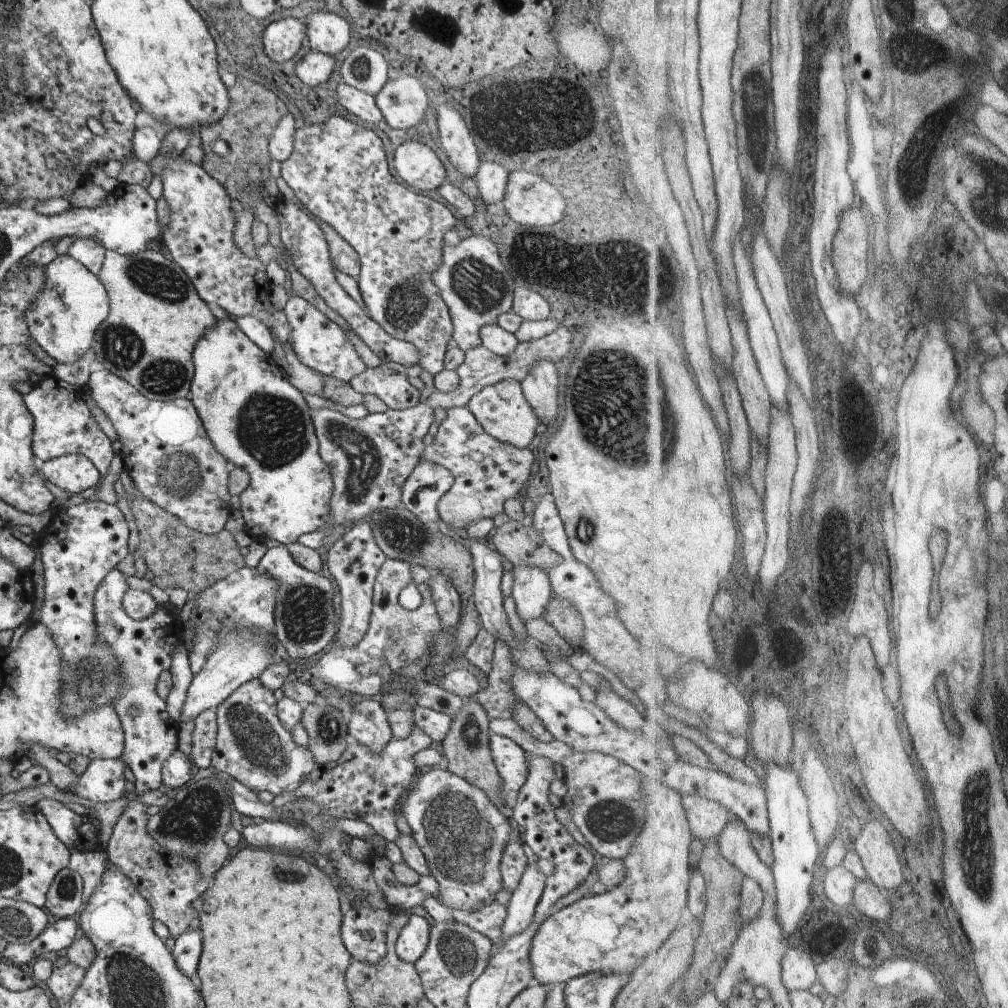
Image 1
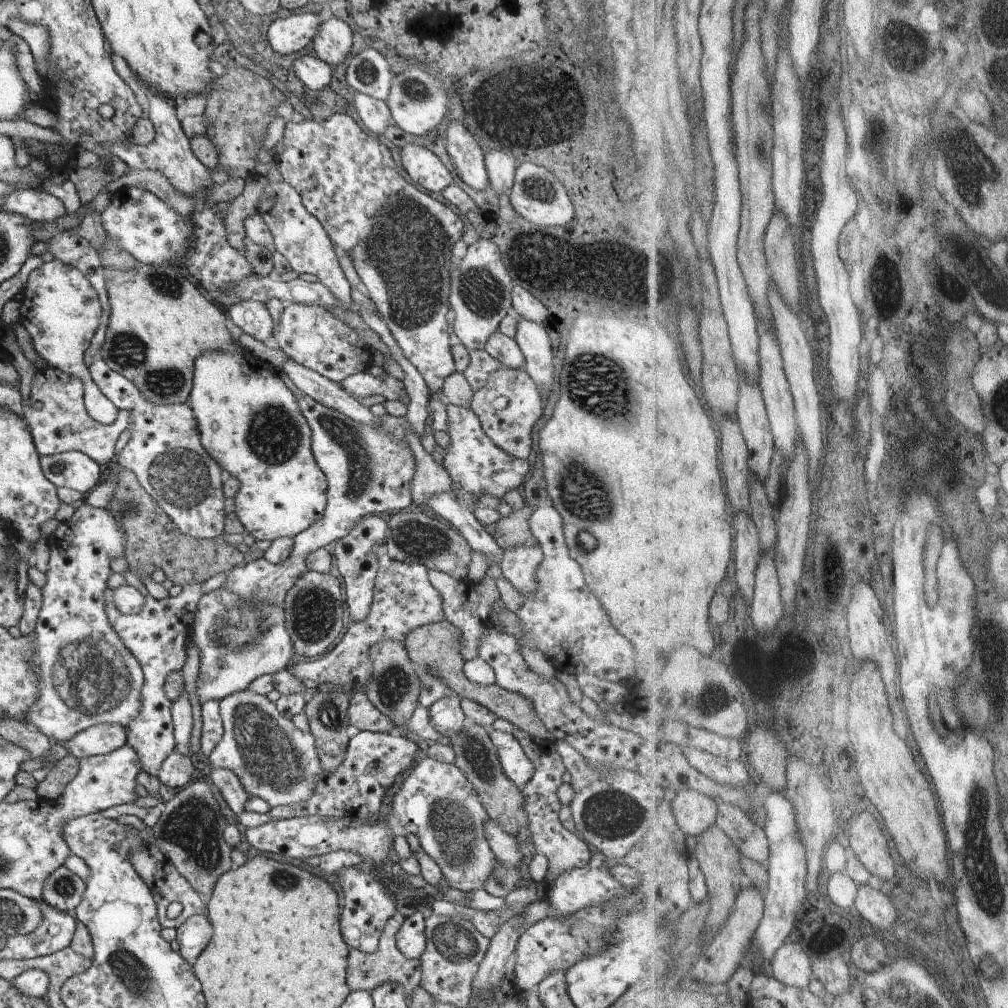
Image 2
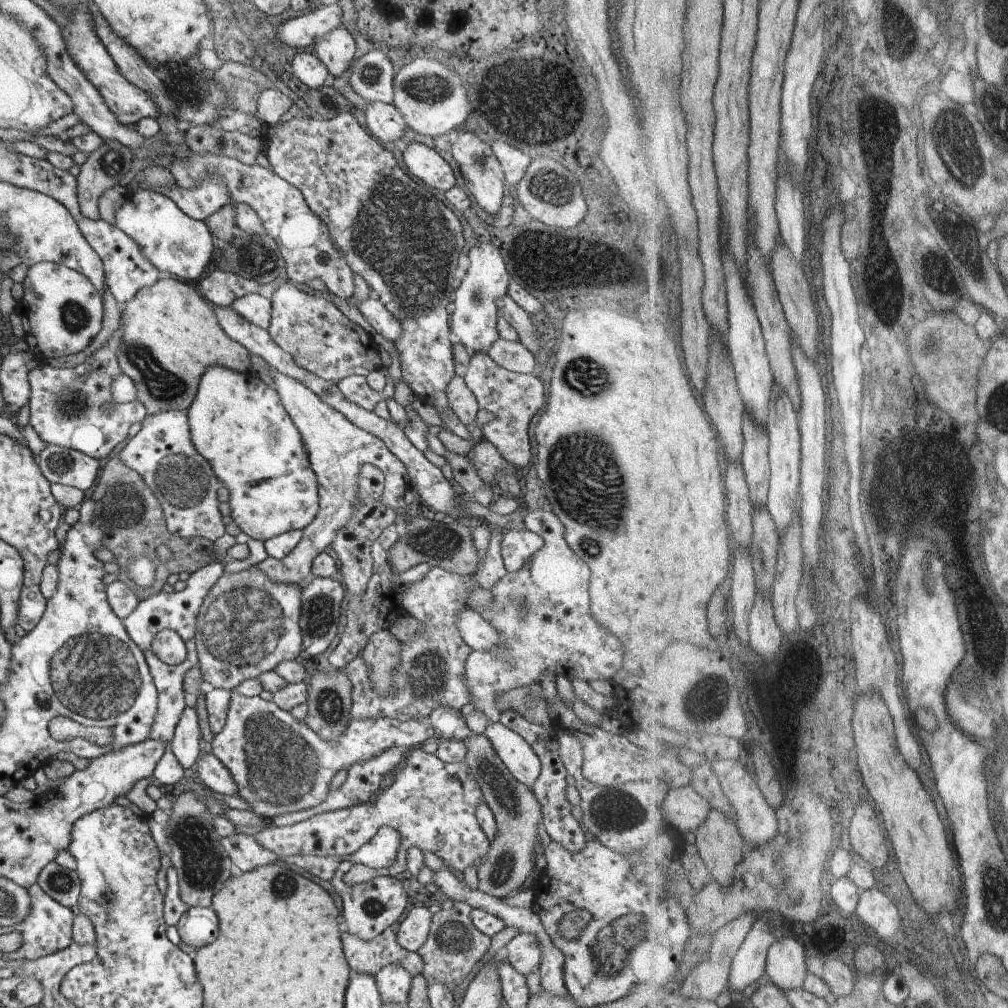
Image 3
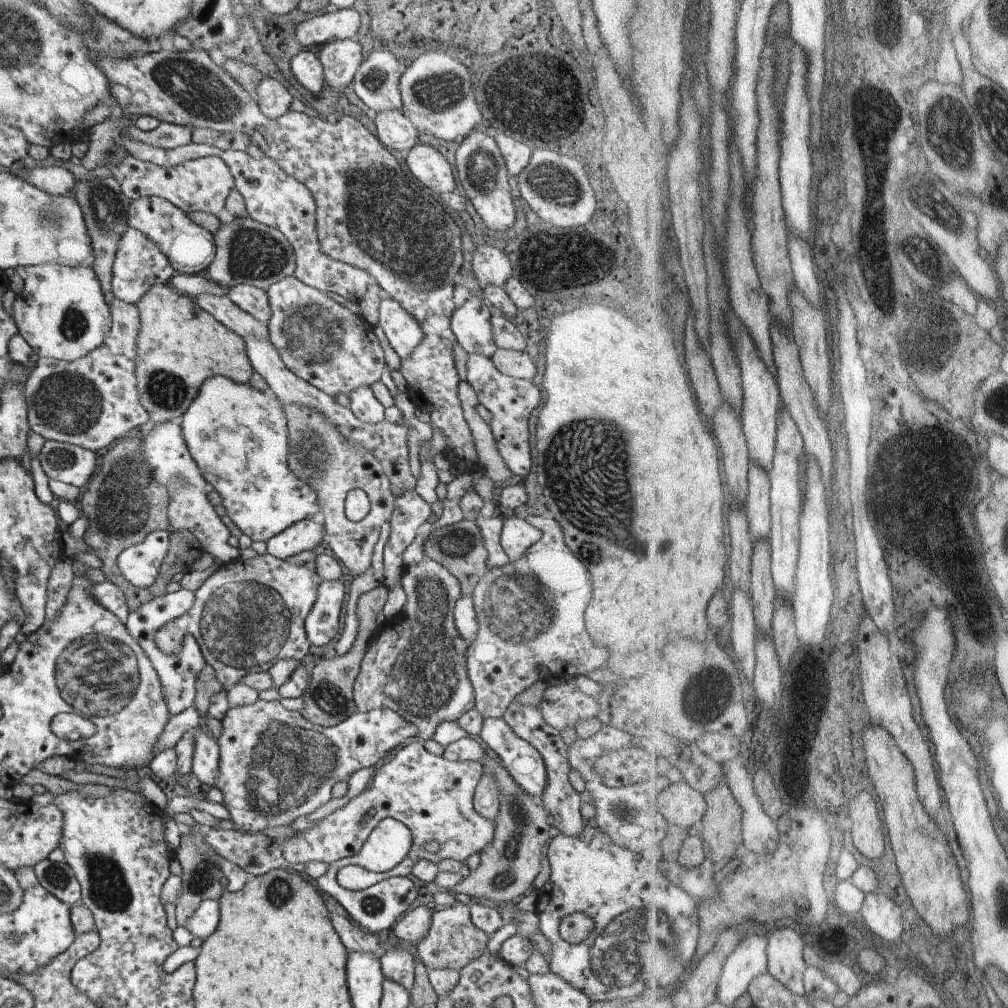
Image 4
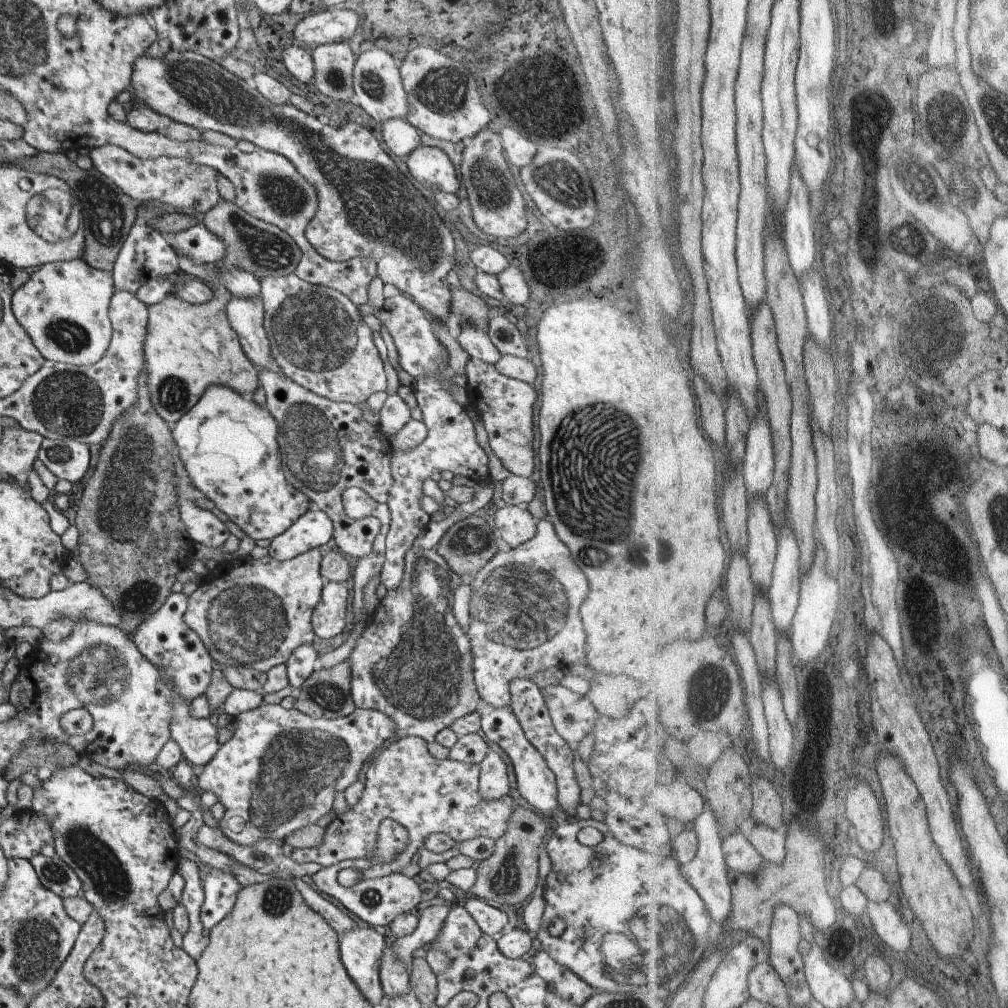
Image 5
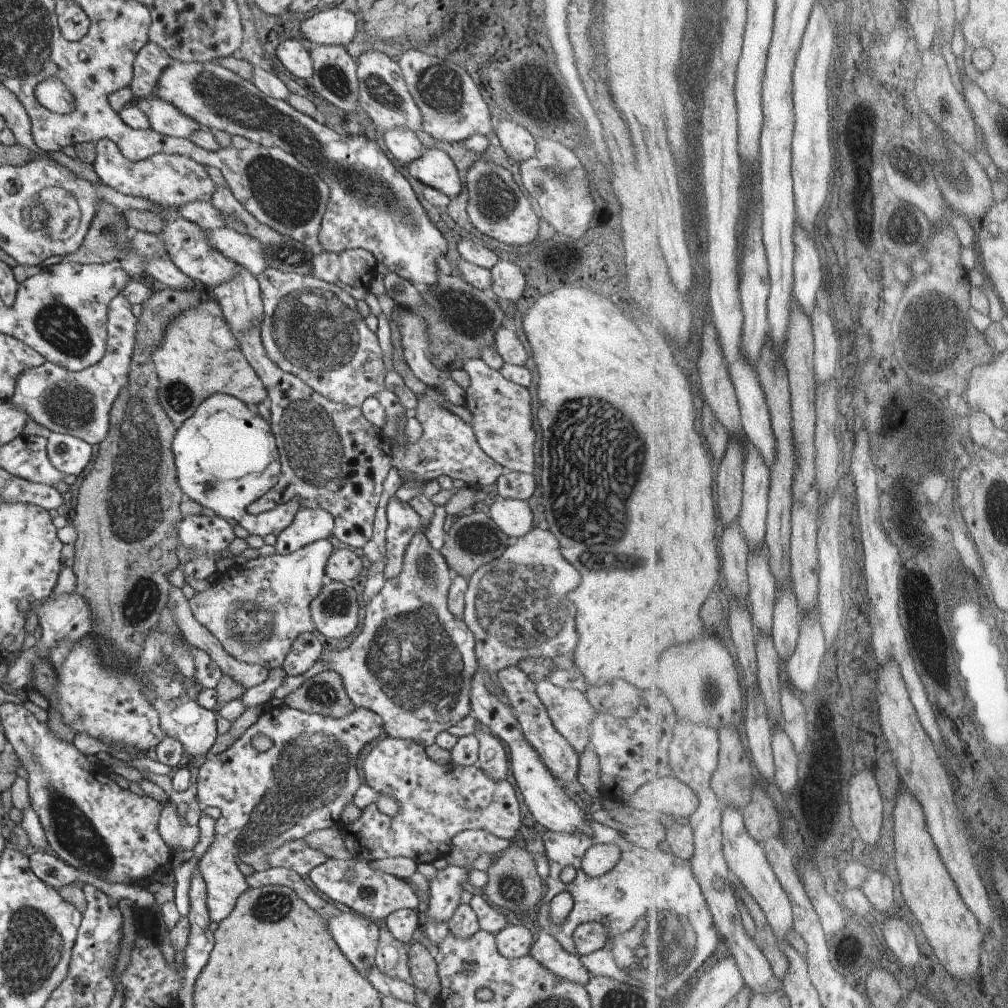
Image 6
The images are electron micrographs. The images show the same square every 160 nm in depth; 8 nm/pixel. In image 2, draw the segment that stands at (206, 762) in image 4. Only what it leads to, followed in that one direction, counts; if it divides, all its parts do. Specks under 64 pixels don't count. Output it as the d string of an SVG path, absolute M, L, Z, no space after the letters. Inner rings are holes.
M212 768L208 778L210 778L210 782L218 787L228 806L230 806L236 815L246 811L244 806L251 799L251 796L246 792L245 788L242 788L241 780L234 772L230 769Z

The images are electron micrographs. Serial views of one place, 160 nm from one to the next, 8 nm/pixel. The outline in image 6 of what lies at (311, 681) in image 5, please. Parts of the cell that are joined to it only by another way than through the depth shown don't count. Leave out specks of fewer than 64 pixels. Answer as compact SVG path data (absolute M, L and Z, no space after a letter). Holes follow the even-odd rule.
M330 670L306 679L285 698L284 704L307 713L337 719L348 716L356 708L346 692L341 676Z

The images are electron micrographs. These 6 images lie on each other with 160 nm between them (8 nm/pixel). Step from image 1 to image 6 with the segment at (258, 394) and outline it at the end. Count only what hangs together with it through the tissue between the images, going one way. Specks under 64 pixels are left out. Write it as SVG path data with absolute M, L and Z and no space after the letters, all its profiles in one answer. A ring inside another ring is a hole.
M226 393L209 396L176 429L171 450L182 492L205 509L210 508L213 514L237 520L250 534L258 534L262 539L269 535L276 537L292 524L301 509L301 500L294 497L265 513L252 510L252 504L279 481L281 456L268 421L235 396Z

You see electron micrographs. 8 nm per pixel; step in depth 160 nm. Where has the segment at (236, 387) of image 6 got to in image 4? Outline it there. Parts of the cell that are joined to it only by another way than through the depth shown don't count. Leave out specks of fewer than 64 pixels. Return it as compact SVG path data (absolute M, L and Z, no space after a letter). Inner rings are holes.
M234 217L232 222L221 222L213 237L215 257L208 271L210 278L217 283L233 286L245 281L266 292L280 277L292 277L294 274L293 250L285 243L287 238L278 229L267 227L250 217ZM162 283L150 287L136 306L140 315L135 358L137 391L140 404L152 422L157 424L170 419L180 421L207 378L222 375L237 383L249 382L254 370L247 357L245 340L200 308L195 298L178 292L170 283Z

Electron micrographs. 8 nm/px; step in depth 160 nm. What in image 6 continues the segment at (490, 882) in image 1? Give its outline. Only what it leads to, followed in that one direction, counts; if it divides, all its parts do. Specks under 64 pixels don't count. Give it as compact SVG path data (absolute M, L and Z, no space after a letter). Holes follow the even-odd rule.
M385 735L364 758L366 784L395 799L399 809L394 816L386 816L376 803L361 810L358 820L346 826L345 847L354 857L368 862L406 857L417 865L433 863L448 855L452 839L462 831L484 829L508 841L523 827L518 798L508 781L493 781L477 765L435 763L425 749L415 740Z

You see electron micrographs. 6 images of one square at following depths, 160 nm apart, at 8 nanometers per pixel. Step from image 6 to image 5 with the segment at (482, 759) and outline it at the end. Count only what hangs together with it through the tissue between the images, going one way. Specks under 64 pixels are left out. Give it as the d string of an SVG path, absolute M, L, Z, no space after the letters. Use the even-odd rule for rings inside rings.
M491 749L479 765L479 790L482 800L499 800L510 790L508 766L502 756Z

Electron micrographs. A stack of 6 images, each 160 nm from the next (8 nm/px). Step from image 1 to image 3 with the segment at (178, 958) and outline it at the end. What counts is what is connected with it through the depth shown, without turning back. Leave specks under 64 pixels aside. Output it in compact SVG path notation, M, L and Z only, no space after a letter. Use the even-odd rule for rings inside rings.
M191 907L176 925L181 941L196 949L213 943L219 935L219 920L212 907Z

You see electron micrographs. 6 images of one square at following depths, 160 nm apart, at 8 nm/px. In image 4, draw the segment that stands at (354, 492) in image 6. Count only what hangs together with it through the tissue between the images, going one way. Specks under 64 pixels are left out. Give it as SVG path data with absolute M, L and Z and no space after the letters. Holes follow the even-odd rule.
M298 405L282 406L289 434L288 466L315 490L328 546L340 564L348 568L350 576L360 576L371 565L373 548L378 542L382 525L389 522L396 510L395 494L382 463L370 451L346 440L318 411ZM354 489L366 492L371 502L369 513L359 521L348 520L345 515L345 498Z

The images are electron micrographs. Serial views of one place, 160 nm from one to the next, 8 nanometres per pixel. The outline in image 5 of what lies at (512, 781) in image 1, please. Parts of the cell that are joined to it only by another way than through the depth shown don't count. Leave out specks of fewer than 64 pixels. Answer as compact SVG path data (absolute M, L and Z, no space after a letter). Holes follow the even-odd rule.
M480 700L477 704L482 703L482 709L478 713L480 716L481 731L486 736L486 740L495 741L512 760L512 766L516 771L516 784L518 792L530 806L534 807L534 811L544 818L552 819L554 822L560 820L558 807L558 788L554 772L548 768L538 750L530 744L525 738L524 732L514 716L514 712L510 706L502 706L502 708L494 708L492 704L487 704L484 700Z

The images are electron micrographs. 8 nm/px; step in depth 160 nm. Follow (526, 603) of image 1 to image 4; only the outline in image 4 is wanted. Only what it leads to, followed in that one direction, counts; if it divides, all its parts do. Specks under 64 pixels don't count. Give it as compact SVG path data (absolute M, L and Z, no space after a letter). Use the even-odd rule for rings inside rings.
M516 515L506 518L500 535L500 544L510 562L520 560L522 555L541 539L542 533L534 524Z

